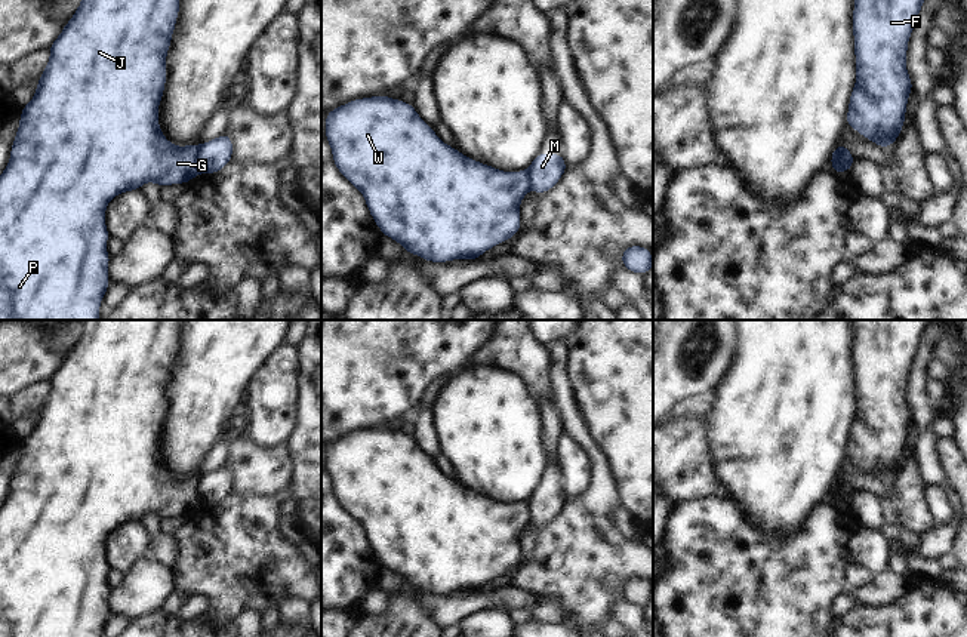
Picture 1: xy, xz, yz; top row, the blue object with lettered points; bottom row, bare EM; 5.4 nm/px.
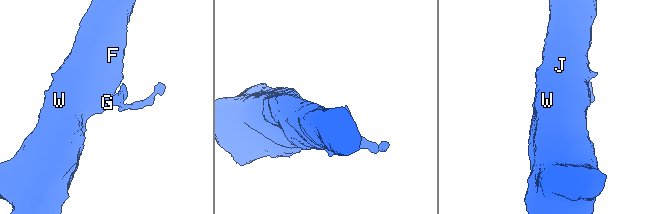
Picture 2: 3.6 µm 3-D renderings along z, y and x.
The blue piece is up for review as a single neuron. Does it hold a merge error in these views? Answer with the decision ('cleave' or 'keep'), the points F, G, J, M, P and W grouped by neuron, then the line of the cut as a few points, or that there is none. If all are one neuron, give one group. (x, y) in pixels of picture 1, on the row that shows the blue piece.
cleave | F G J P W / M | xy (197, 145), (197, 163), (203, 172)

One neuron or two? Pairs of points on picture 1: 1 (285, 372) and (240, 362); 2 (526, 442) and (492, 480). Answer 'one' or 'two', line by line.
1: two
2: one

